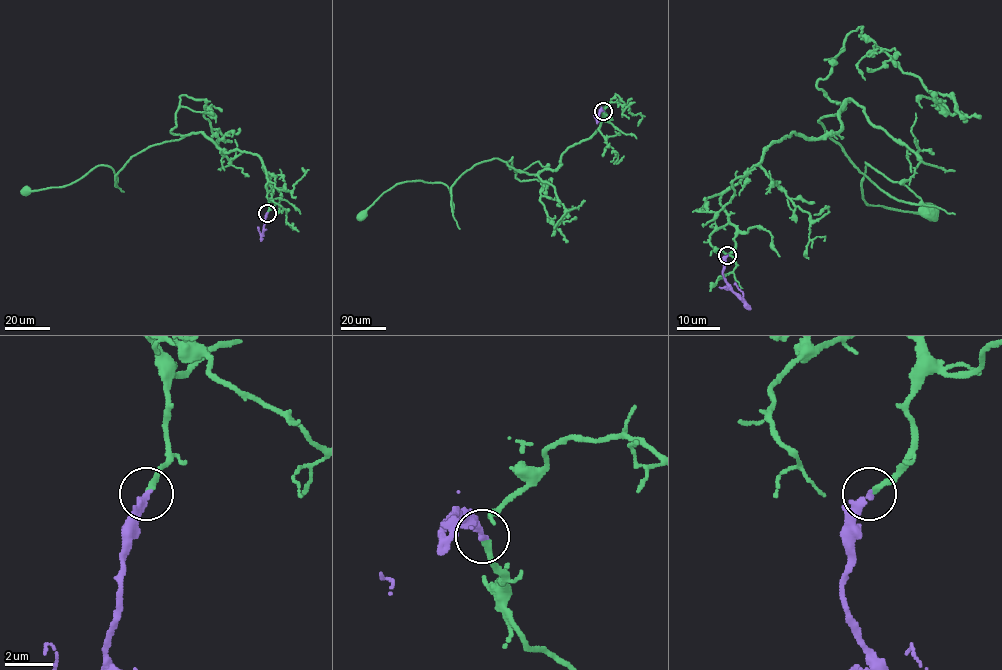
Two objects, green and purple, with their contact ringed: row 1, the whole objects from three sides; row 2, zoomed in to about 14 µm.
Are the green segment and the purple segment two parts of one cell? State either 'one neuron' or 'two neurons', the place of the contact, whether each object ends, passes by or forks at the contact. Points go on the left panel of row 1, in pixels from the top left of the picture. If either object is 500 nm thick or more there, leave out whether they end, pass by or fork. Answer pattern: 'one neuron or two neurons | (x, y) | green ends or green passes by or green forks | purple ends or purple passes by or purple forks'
one neuron | (267, 213) | green ends | purple ends

